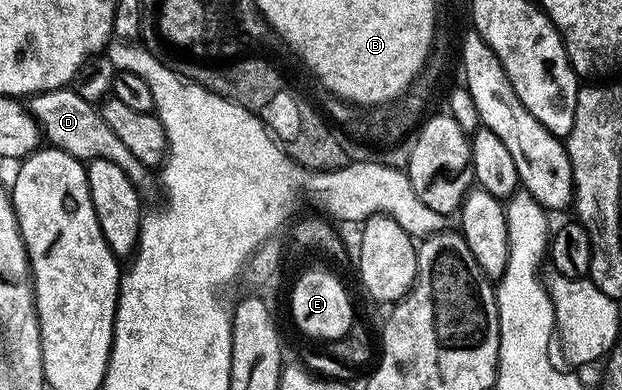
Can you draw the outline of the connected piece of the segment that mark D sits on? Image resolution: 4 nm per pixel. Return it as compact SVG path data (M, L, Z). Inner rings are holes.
M72 86L55 88L49 92L38 92L27 101L26 107L39 124L43 139L51 147L60 148L81 162L90 160L114 162L114 166L122 166L122 170L126 170L130 182L136 189L143 189L143 184L150 176L149 169L140 164L138 158L130 154L130 150L126 150L118 134L114 134L114 130L106 126L99 111L85 98L80 97Z

